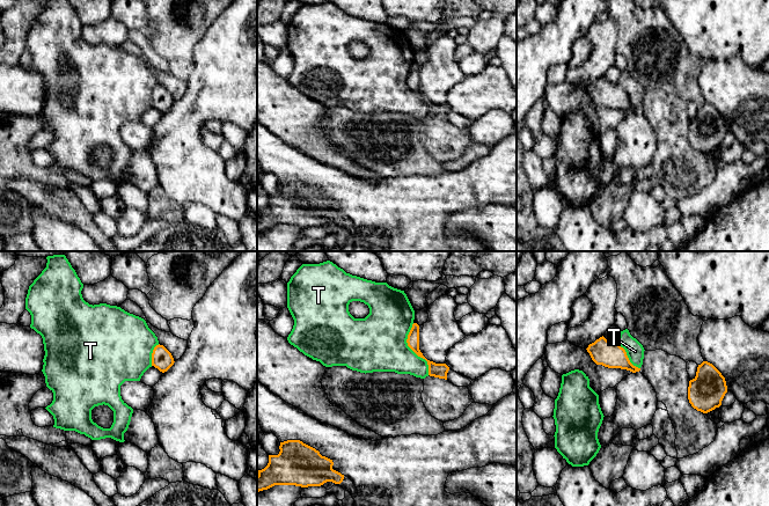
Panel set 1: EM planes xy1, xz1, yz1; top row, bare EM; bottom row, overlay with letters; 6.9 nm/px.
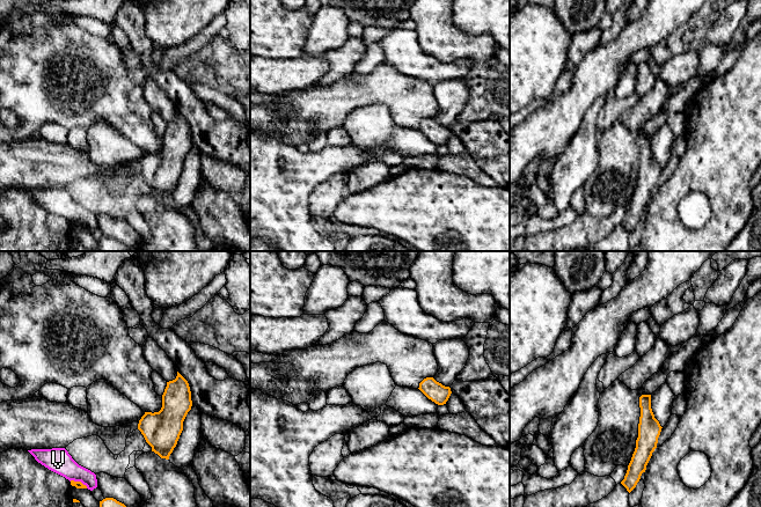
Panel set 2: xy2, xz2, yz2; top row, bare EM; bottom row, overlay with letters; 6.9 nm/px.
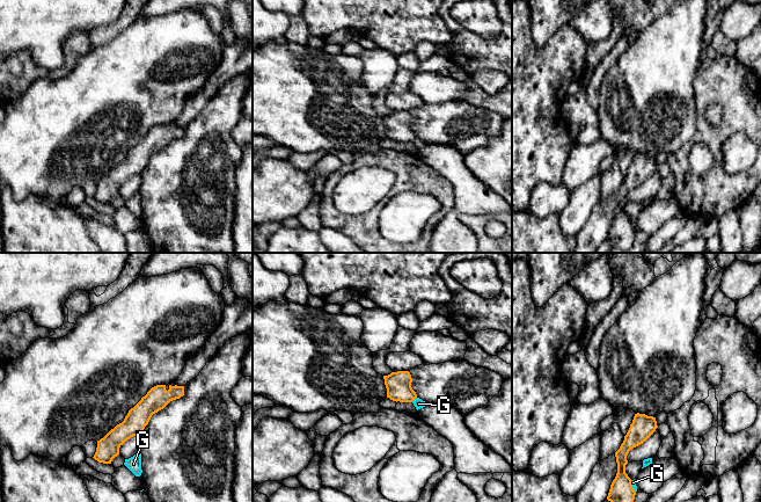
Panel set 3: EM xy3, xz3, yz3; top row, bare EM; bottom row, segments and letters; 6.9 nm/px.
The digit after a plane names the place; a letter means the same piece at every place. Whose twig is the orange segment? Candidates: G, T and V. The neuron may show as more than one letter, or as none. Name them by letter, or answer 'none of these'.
none of these

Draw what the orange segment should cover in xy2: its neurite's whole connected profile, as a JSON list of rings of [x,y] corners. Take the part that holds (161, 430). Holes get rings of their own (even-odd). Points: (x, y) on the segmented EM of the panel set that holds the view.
[[[177,372],[175,380],[167,382],[159,412],[145,412],[138,429],[152,451],[169,460],[183,431],[183,421],[191,410],[191,391],[188,381]]]

